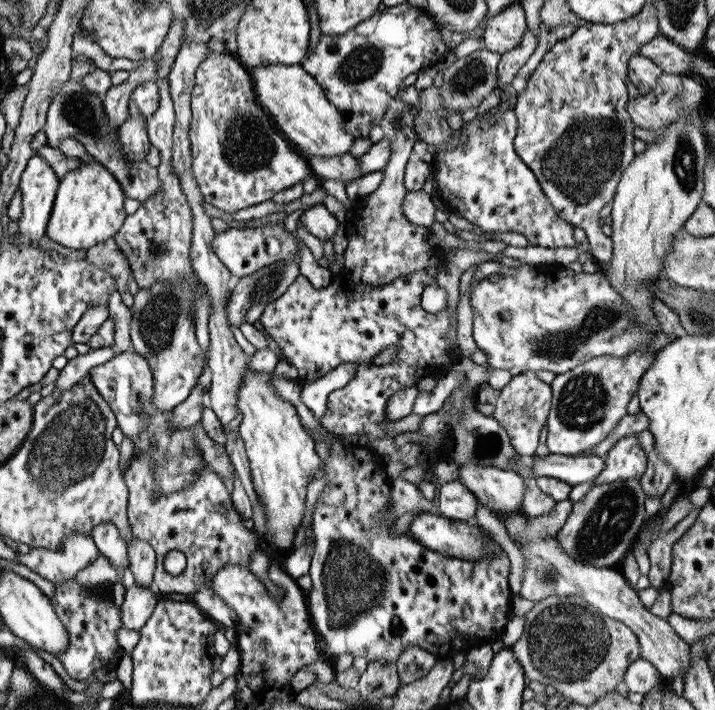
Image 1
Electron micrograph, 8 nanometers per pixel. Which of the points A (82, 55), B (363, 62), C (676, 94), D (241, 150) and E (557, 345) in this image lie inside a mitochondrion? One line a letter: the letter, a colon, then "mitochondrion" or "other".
A: other
B: mitochondrion
C: mitochondrion
D: mitochondrion
E: mitochondrion

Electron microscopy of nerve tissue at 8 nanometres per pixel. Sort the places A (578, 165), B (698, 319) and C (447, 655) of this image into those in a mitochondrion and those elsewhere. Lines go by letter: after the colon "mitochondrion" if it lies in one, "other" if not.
A: mitochondrion
B: mitochondrion
C: other

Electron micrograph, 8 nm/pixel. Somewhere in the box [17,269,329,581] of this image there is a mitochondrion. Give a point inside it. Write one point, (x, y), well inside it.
(72, 447)

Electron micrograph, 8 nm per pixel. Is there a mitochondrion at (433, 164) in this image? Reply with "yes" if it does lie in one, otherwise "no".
no

